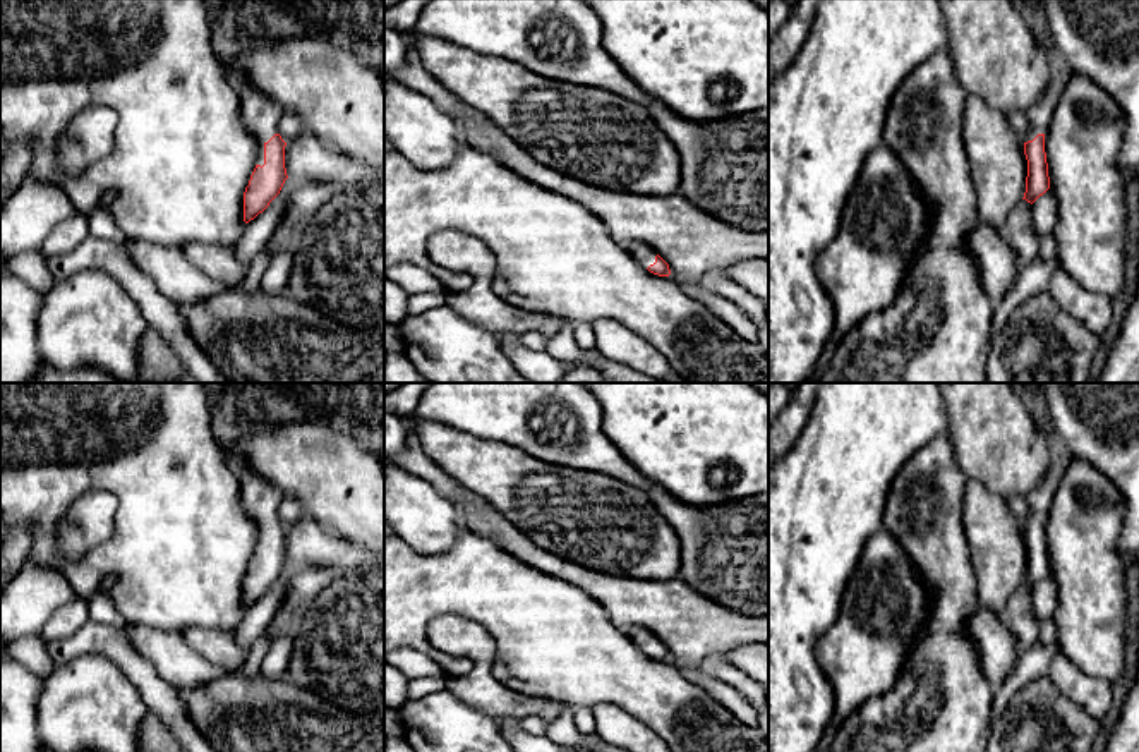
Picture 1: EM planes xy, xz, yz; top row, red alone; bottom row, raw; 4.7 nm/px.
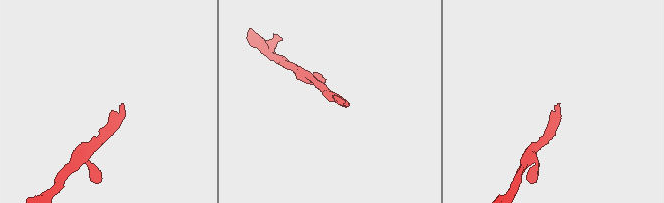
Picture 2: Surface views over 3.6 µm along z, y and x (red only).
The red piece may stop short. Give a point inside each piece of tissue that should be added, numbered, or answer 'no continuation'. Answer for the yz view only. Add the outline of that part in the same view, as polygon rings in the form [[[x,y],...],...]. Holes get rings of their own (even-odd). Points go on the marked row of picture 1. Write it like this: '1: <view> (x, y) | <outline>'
1: yz (1040, 114) | [[[1052,77],[1041,98],[1029,110],[1026,110],[1031,129],[1022,136],[1024,143],[1033,141],[1038,134],[1046,134],[1065,84],[1067,77]]]

